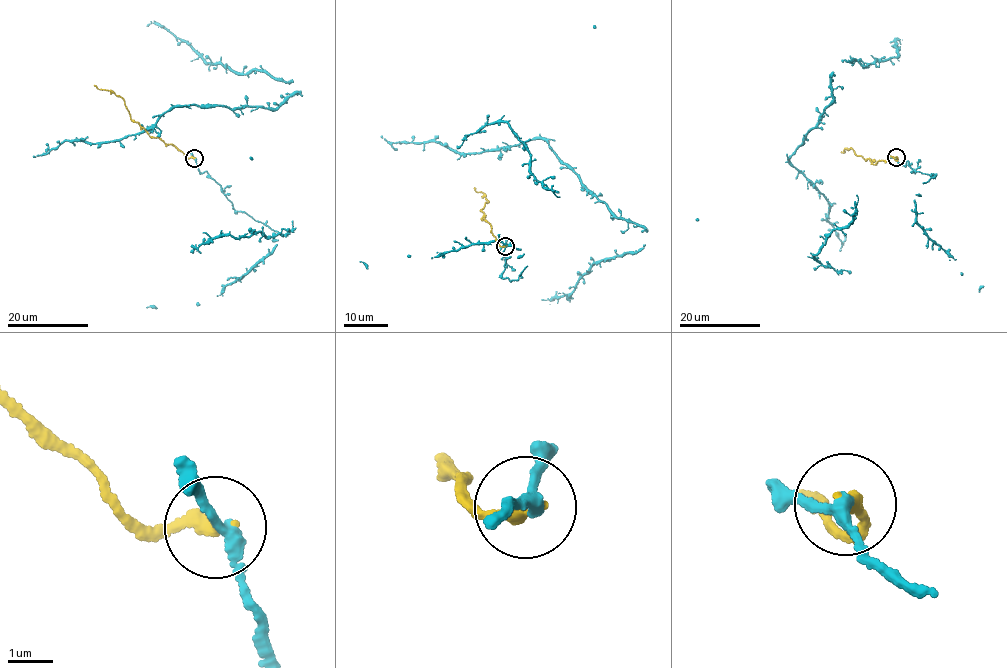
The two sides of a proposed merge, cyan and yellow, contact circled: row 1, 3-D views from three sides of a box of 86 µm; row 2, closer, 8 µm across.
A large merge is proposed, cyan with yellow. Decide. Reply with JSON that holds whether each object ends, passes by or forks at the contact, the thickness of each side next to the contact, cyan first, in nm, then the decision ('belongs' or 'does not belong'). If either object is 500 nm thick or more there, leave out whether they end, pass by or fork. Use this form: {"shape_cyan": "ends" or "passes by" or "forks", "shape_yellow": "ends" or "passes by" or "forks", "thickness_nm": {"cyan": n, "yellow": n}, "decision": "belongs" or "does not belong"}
{"shape_cyan": "passes by", "shape_yellow": "ends", "thickness_nm": {"cyan": 240, "yellow": 300}, "decision": "belongs"}

